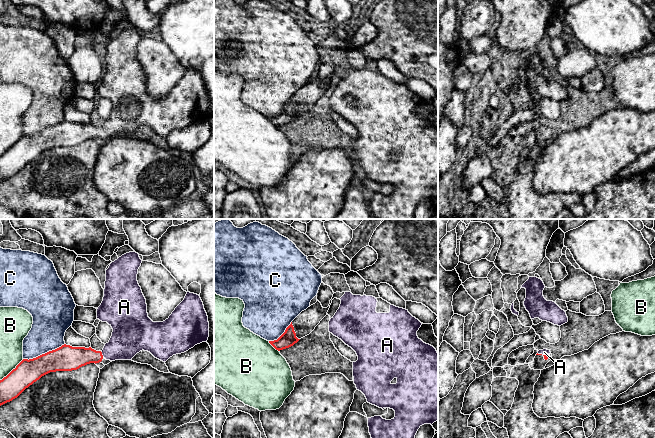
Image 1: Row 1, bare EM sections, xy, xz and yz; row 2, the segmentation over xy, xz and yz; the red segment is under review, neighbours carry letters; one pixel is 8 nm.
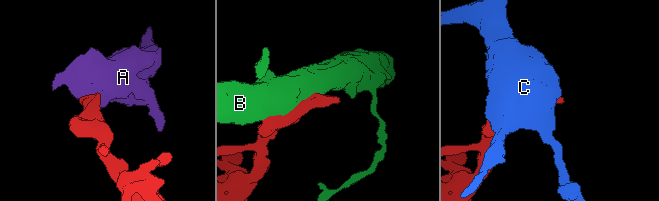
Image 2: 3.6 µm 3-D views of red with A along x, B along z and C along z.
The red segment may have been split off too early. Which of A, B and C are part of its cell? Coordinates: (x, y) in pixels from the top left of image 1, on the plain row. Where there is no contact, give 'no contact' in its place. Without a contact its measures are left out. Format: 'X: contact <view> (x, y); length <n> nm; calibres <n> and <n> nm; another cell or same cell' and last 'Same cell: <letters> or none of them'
A: contact xy (101, 130); length 50 nm; calibres 190 and 260 nm; same cell
B: contact xy (12, 146); length 260 nm; calibres 200 and 190 nm; another cell
C: contact xy (43, 130); length 360 nm; calibres 200 and 280 nm; another cell
Same cell: A

